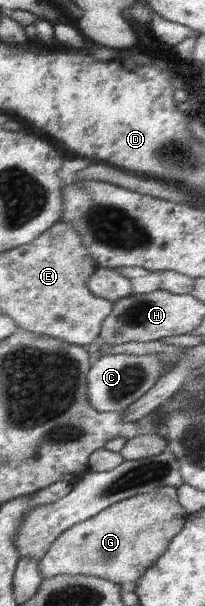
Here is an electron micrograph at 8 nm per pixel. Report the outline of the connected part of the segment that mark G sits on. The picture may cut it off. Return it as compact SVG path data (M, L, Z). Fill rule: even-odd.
M160 486L153 492L136 494L116 502L114 505L104 508L94 517L73 525L52 542L37 566L44 578L62 574L96 576L117 583L123 588L131 589L140 576L164 553L168 542L183 528L187 517L187 511L179 502L177 487Z

